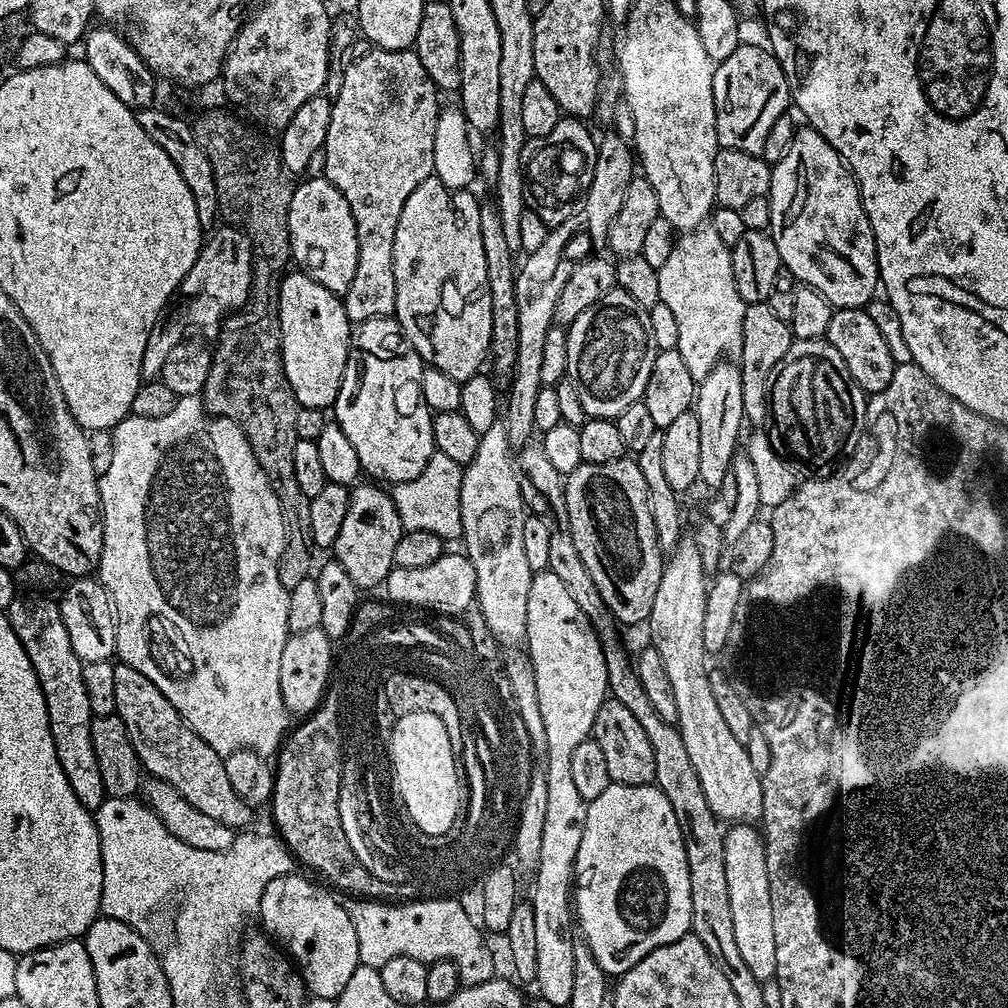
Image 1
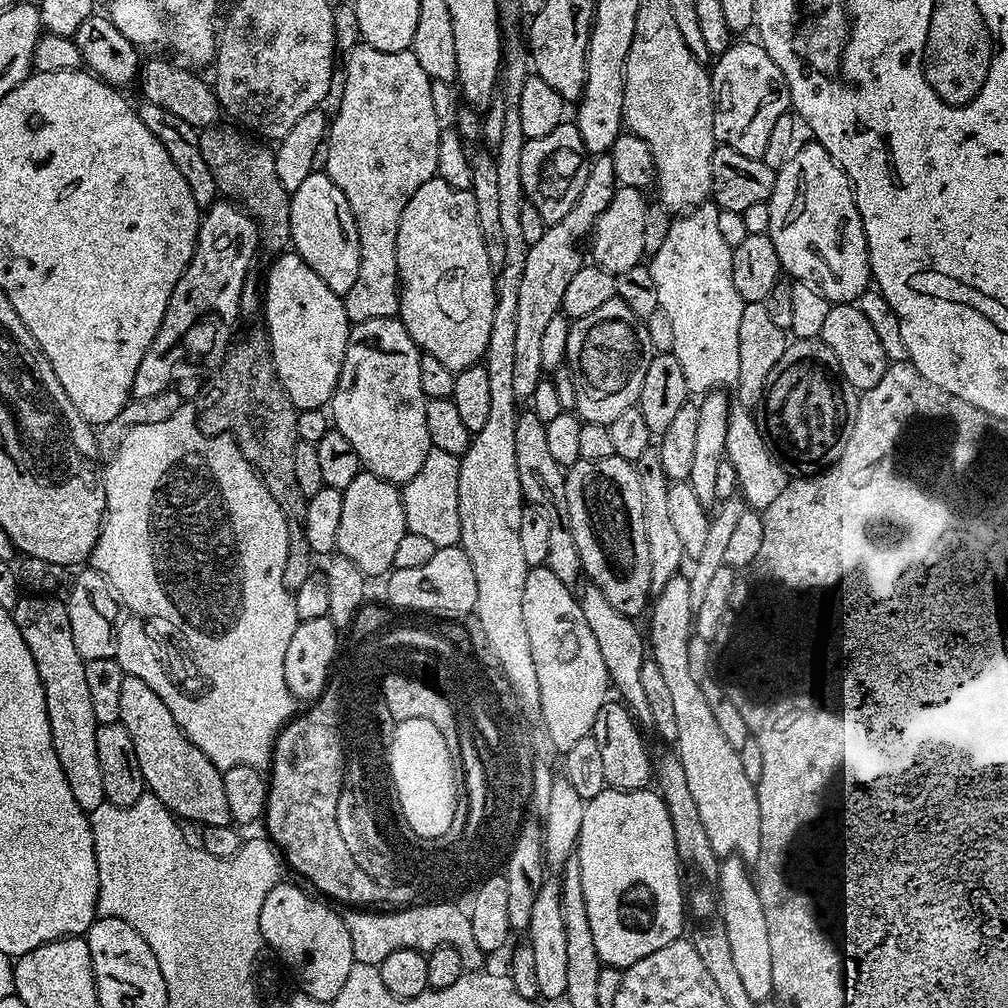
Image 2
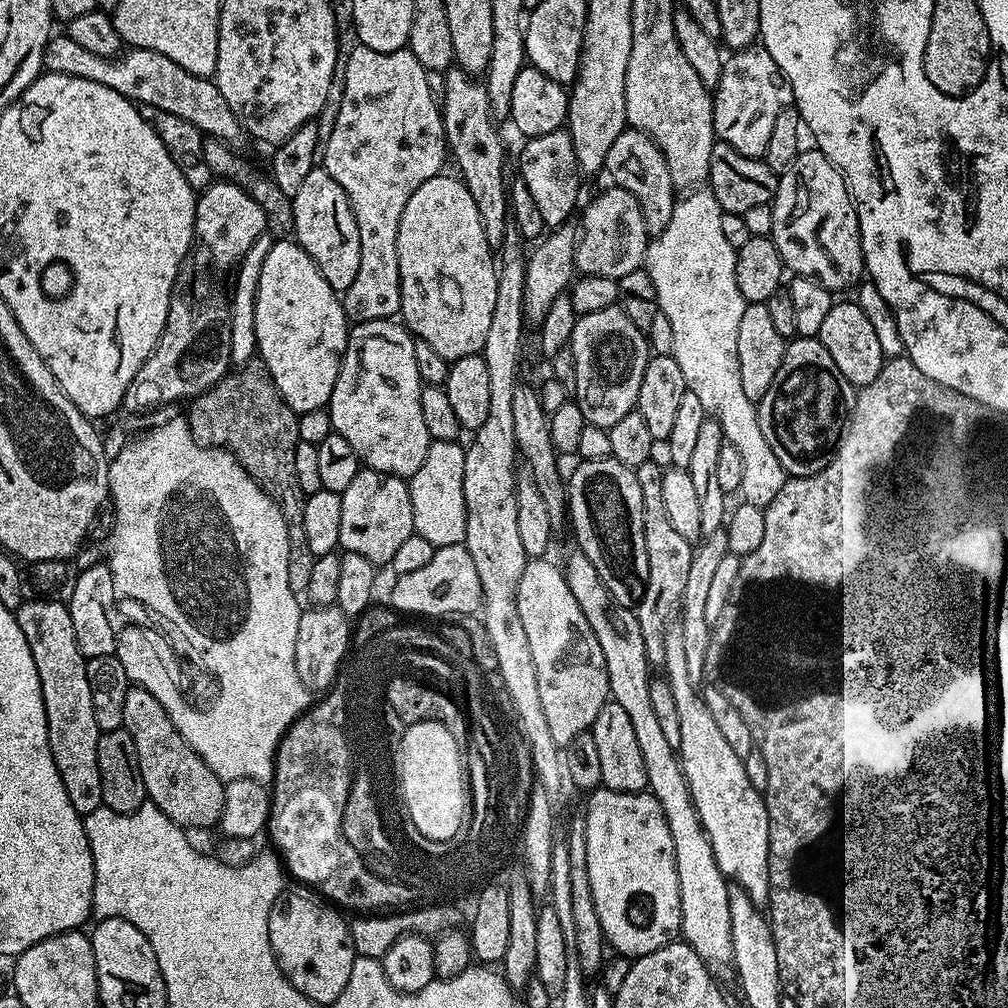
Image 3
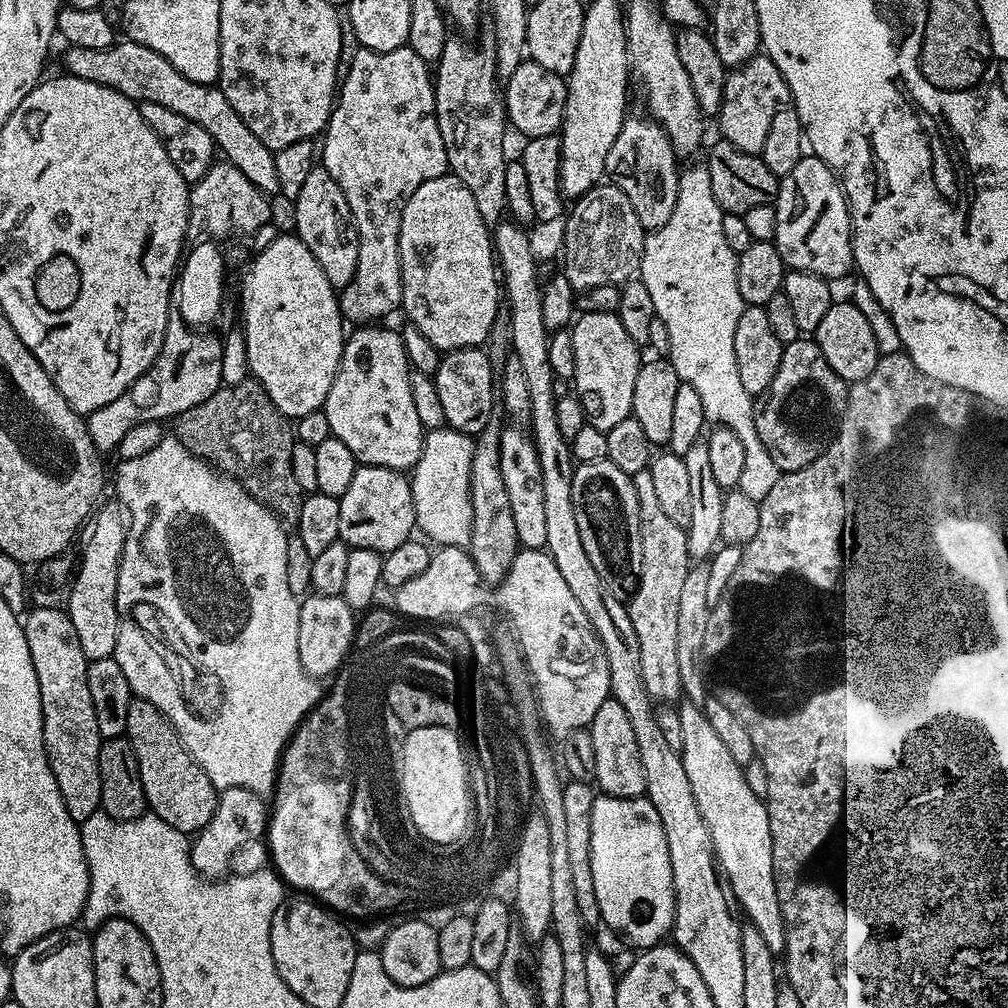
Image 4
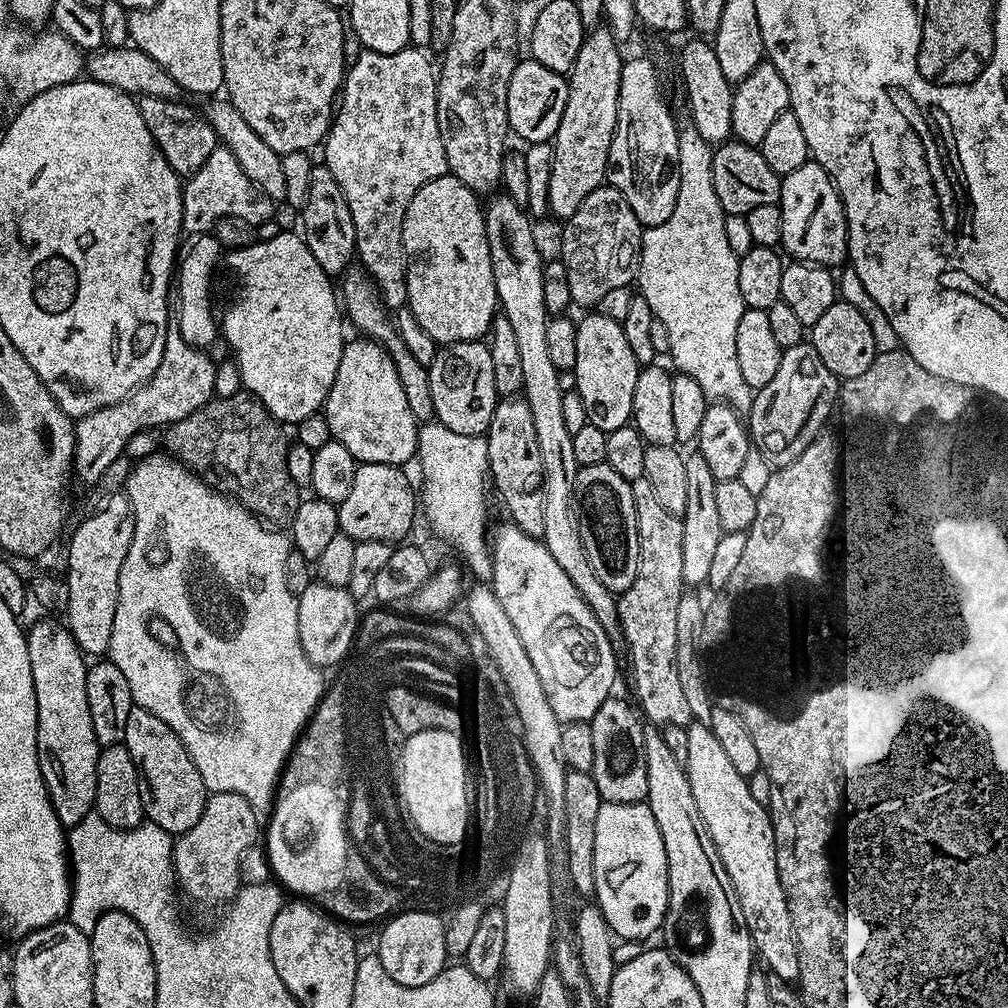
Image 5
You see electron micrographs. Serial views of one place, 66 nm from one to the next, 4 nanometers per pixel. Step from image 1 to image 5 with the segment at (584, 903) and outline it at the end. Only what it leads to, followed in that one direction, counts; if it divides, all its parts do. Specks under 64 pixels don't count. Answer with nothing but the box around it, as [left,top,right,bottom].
[594,802,668,941]

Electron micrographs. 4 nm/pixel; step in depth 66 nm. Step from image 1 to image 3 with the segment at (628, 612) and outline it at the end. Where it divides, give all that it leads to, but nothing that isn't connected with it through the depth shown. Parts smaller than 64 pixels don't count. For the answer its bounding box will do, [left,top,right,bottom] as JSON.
[566,458,648,608]

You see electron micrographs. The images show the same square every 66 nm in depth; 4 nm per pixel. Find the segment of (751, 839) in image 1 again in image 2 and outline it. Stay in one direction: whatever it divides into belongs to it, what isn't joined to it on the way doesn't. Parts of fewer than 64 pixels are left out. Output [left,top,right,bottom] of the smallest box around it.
[718,854,773,1002]

